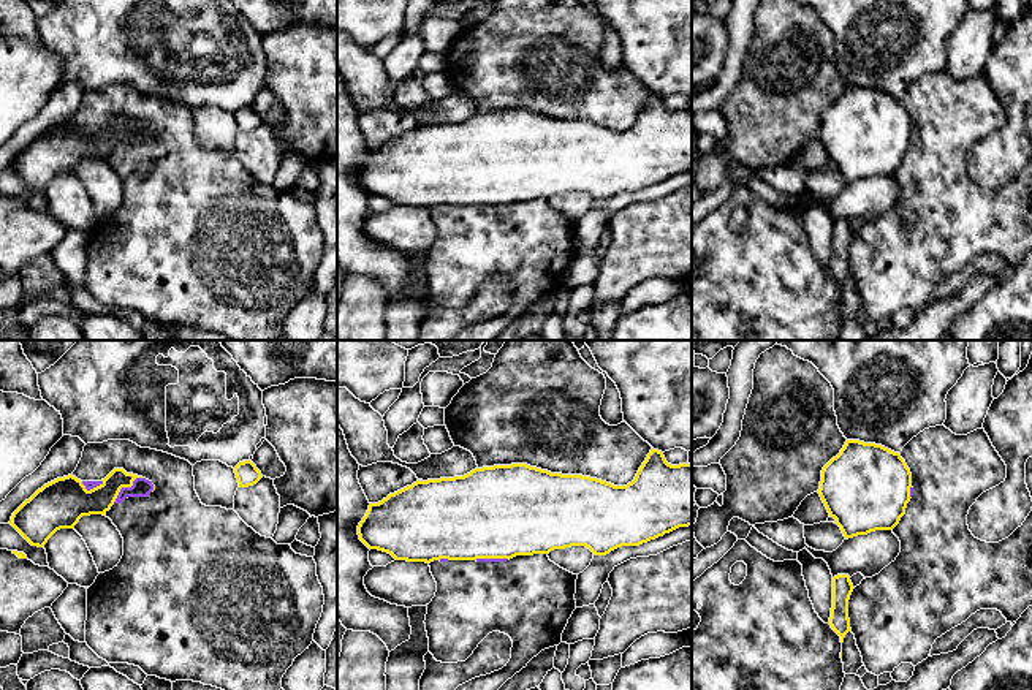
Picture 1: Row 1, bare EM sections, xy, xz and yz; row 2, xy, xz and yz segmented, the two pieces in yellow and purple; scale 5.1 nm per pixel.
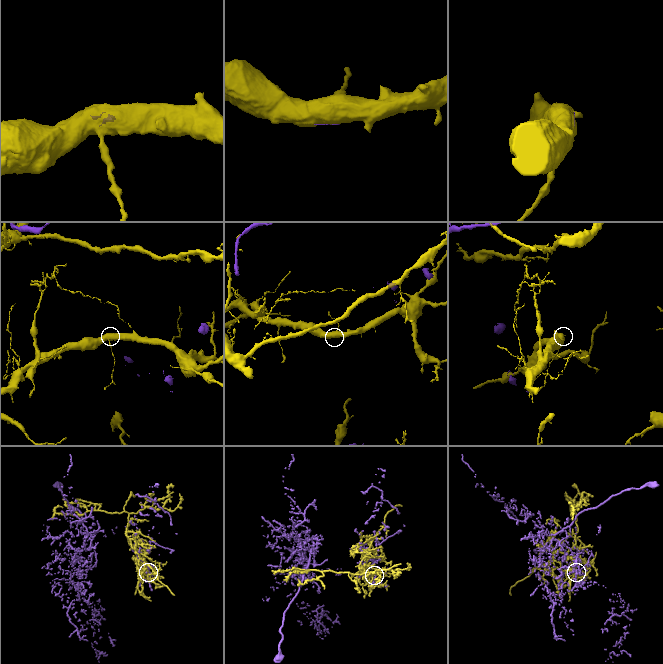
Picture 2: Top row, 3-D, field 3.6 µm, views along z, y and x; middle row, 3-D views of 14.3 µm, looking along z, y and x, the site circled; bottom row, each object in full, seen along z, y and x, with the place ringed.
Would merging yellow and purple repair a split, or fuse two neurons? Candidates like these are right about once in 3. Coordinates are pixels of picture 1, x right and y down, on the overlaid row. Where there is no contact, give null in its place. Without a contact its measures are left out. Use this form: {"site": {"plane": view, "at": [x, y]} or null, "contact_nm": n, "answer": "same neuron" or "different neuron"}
{"site": {"plane": "xy", "at": [125, 486]}, "contact_nm": 200, "answer": "different neuron"}

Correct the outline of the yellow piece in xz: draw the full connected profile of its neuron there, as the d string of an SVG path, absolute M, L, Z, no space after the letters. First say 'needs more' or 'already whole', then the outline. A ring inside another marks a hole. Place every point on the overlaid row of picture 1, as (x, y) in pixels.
already whole | M651 449L635 480L627 486L582 476L551 473L527 464L475 468L464 476L416 481L378 503L370 503L358 525L359 540L369 549L391 554L396 560L426 562L513 559L549 554L554 549L586 546L606 555L622 546L639 546L679 527L692 525L692 464L671 465L658 449Z

